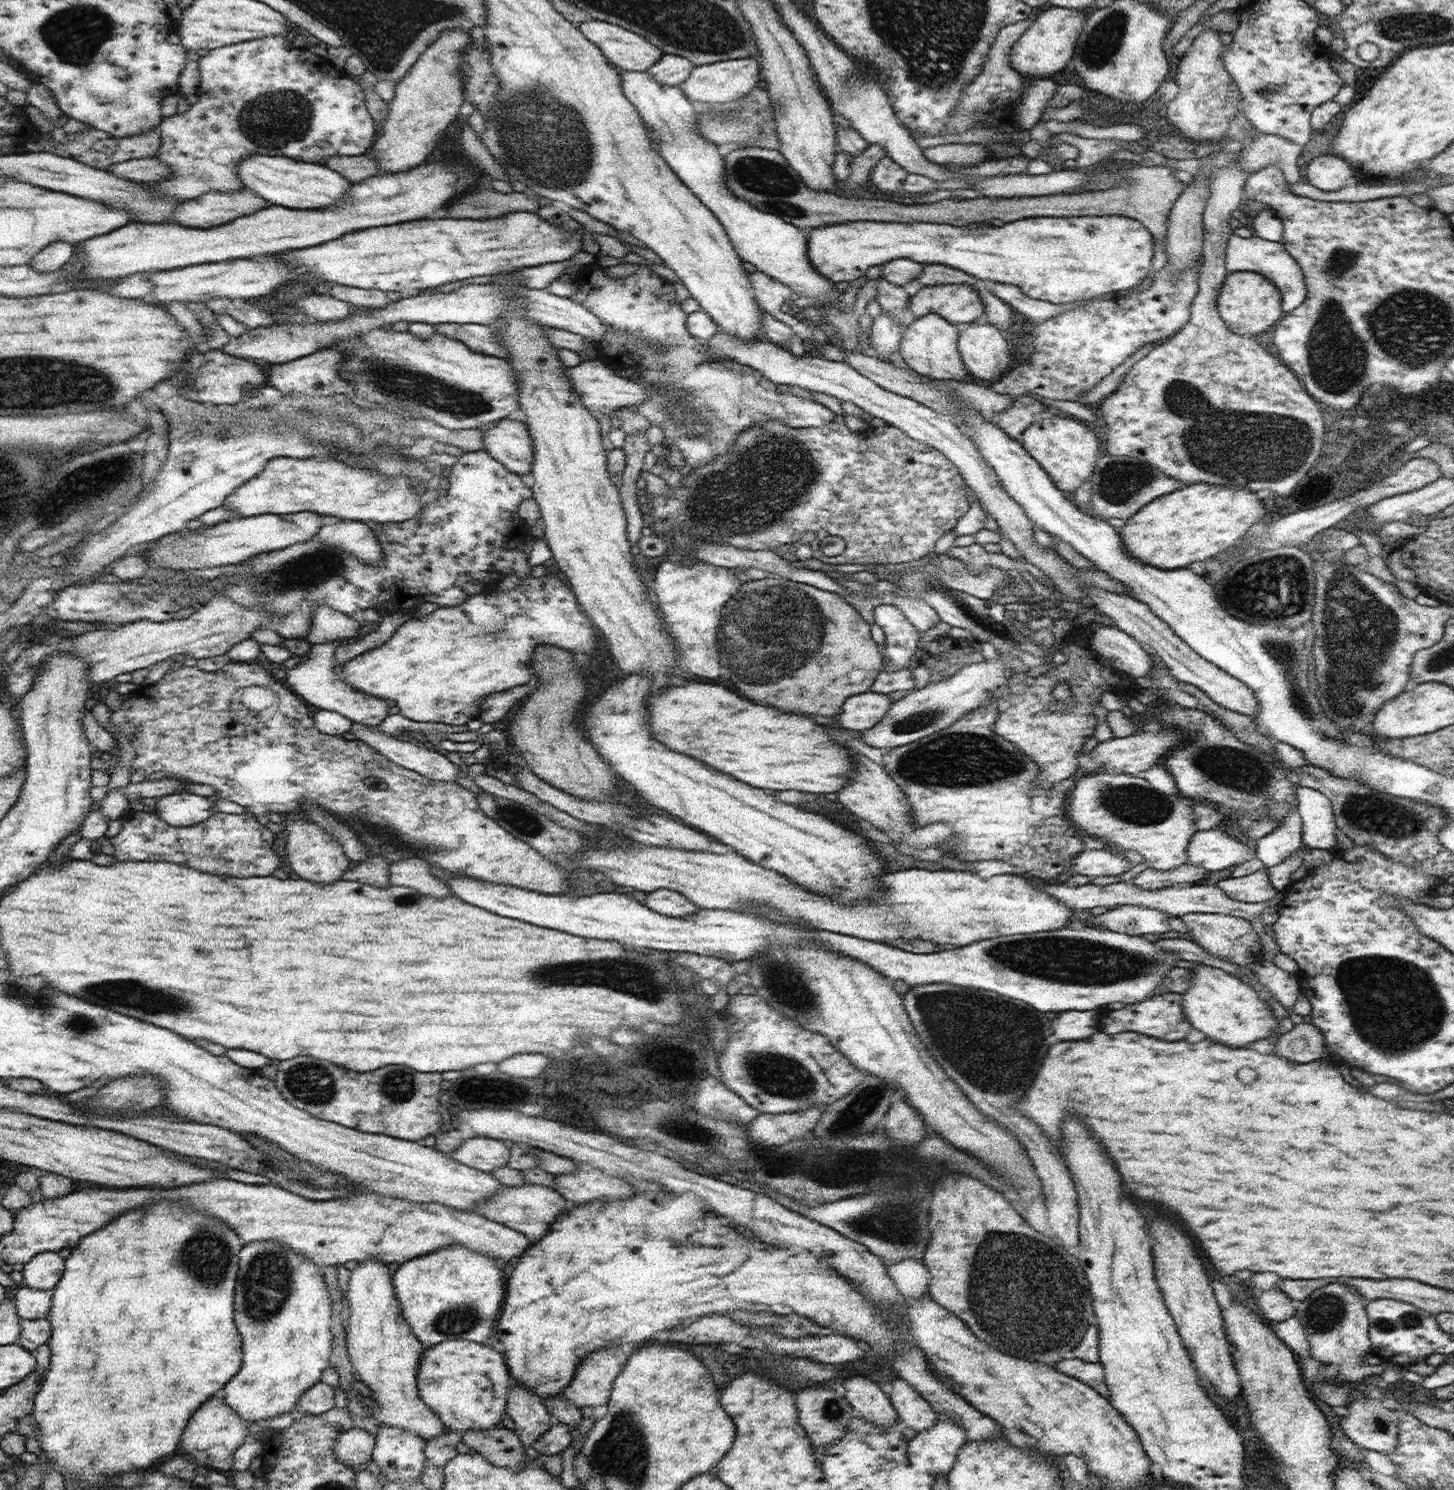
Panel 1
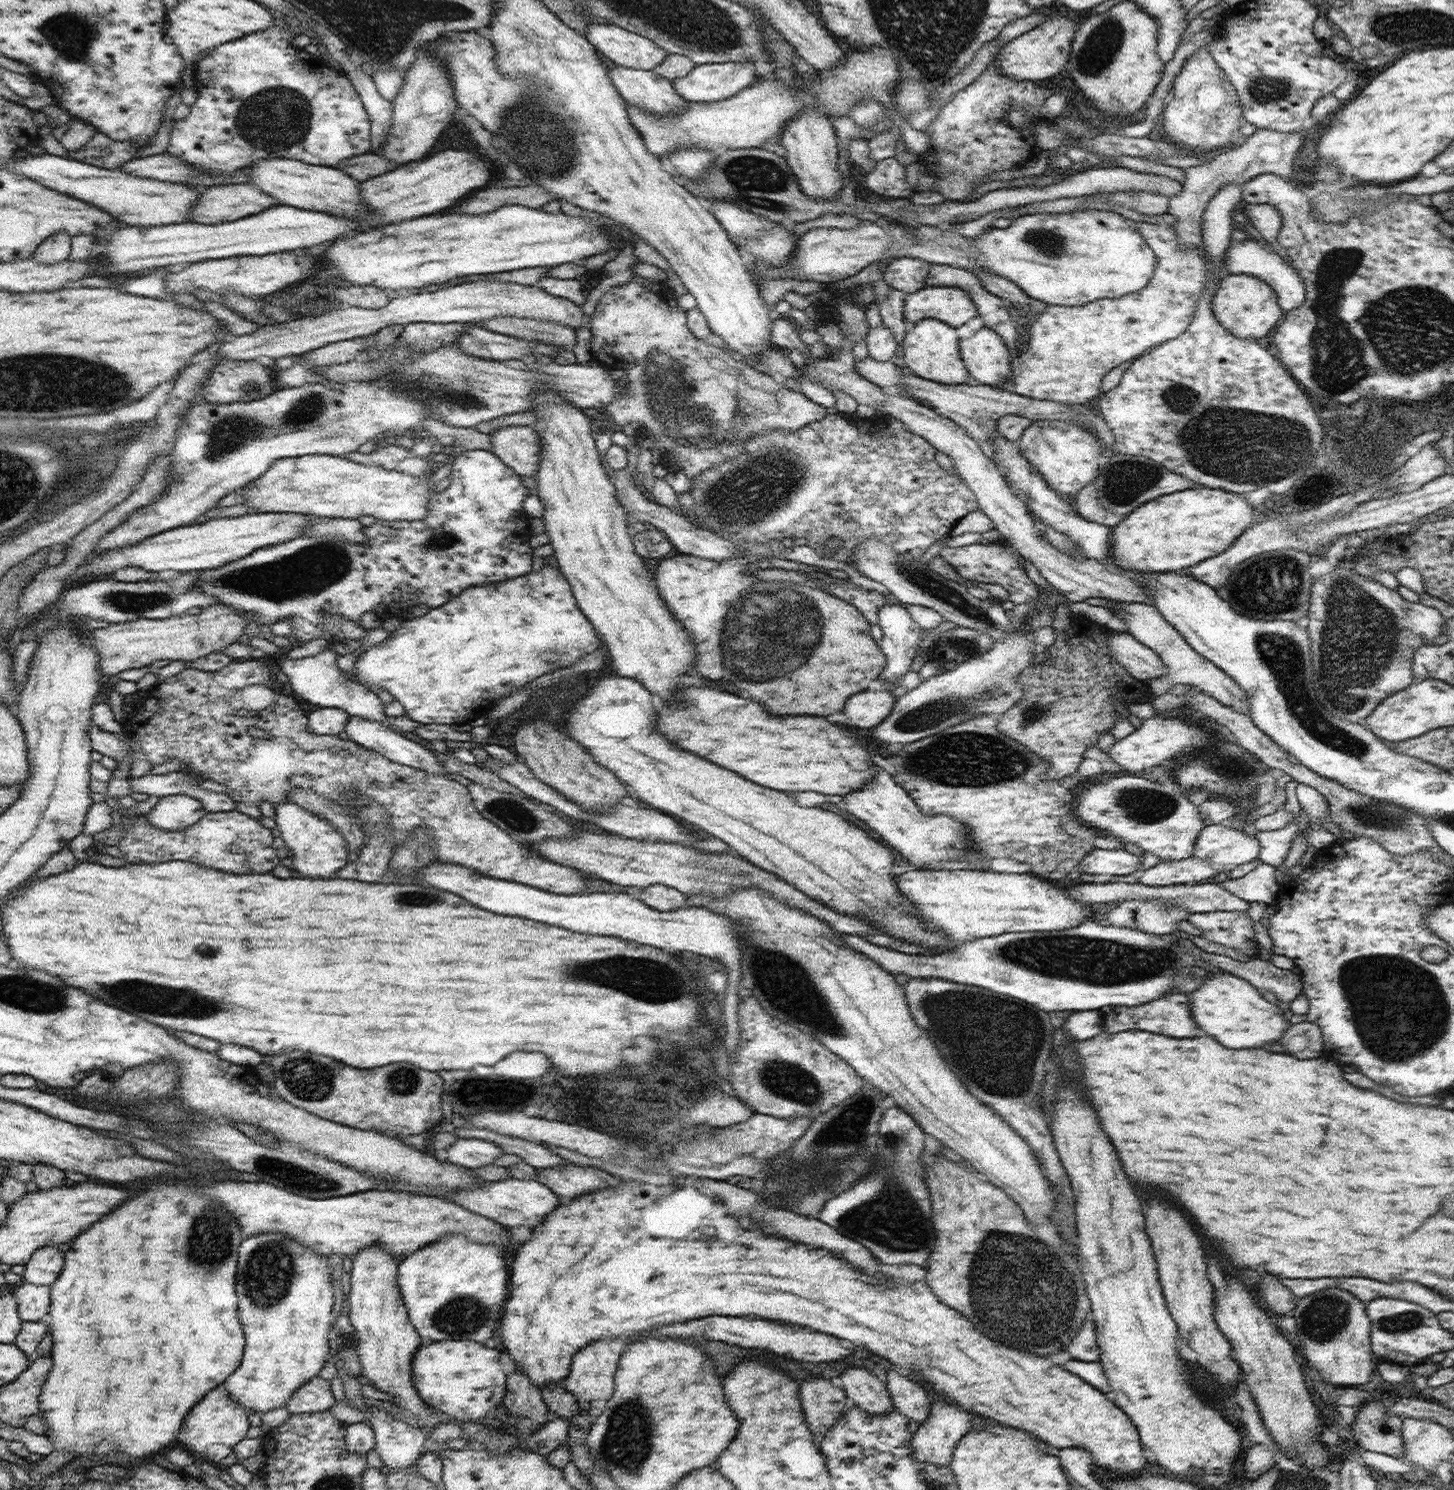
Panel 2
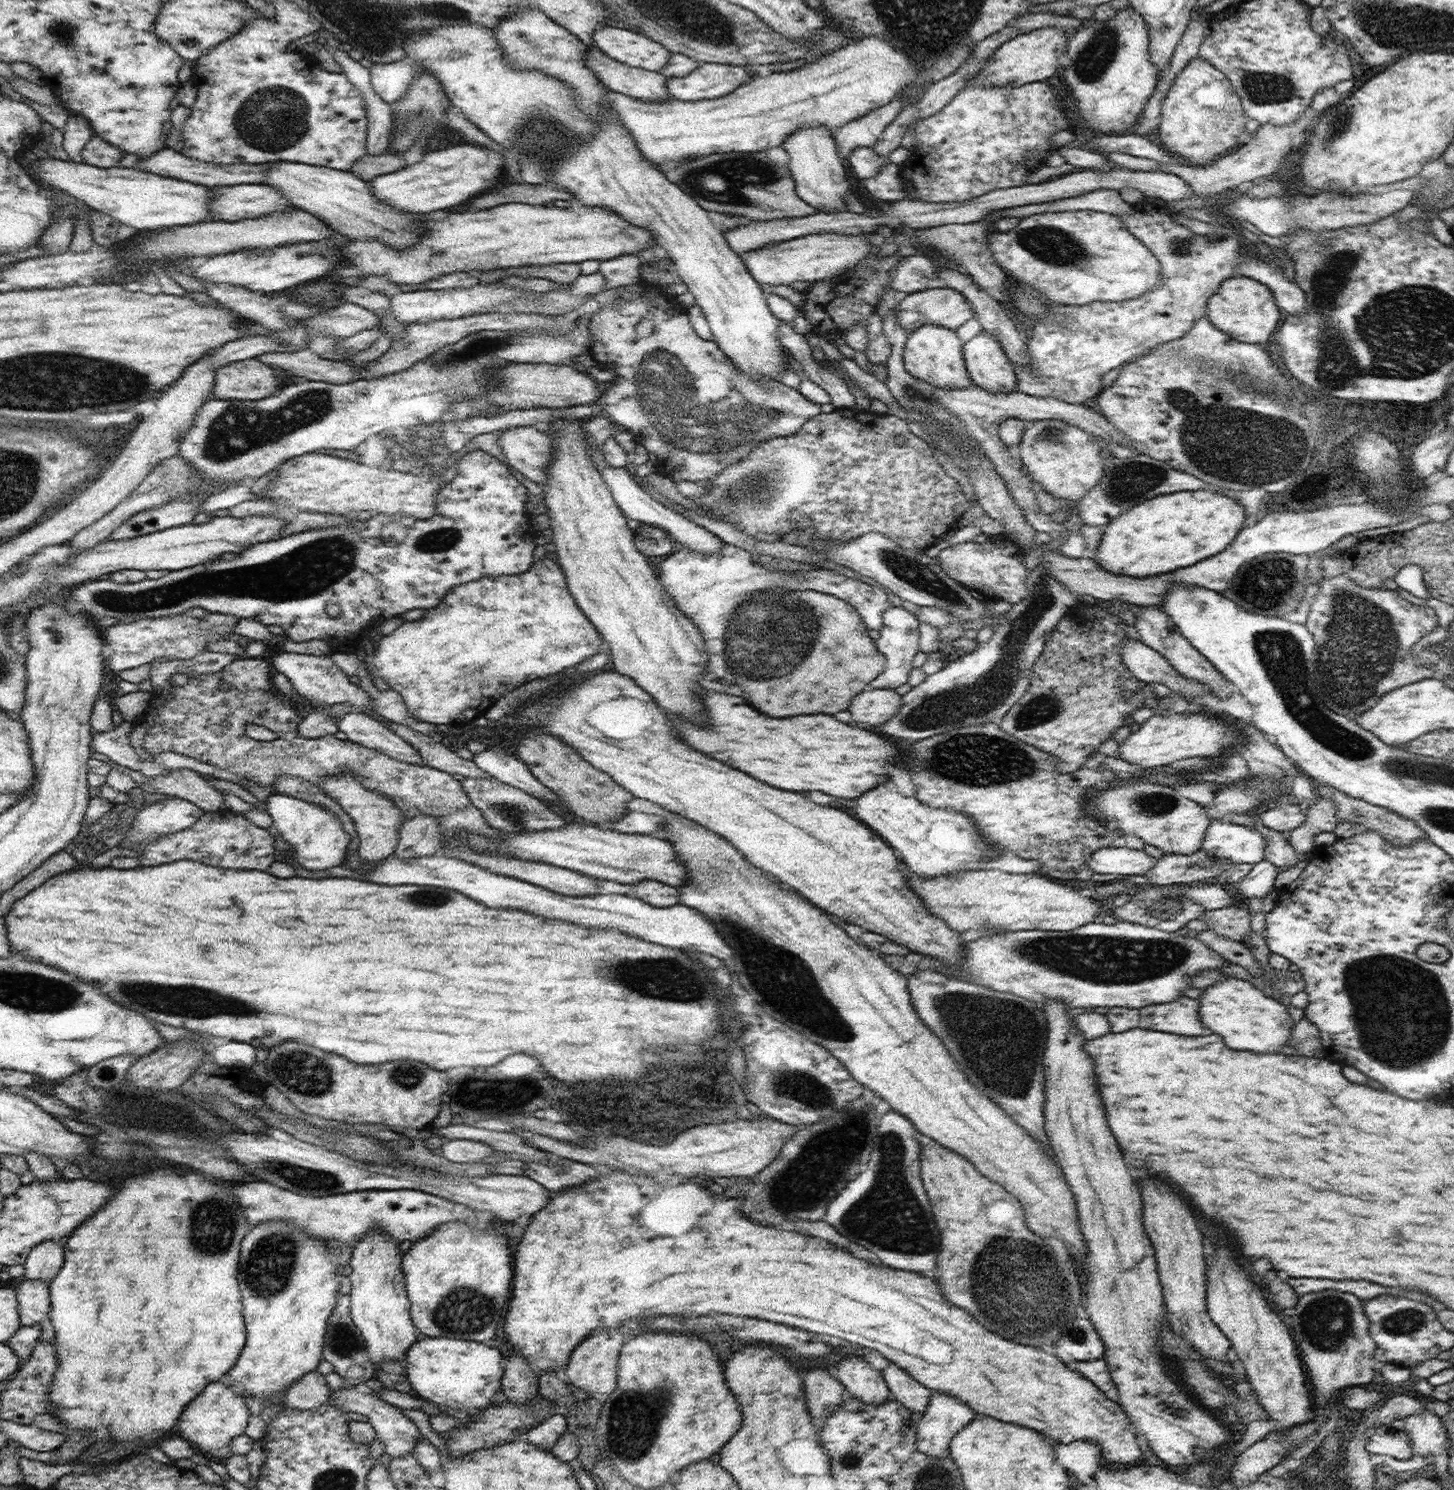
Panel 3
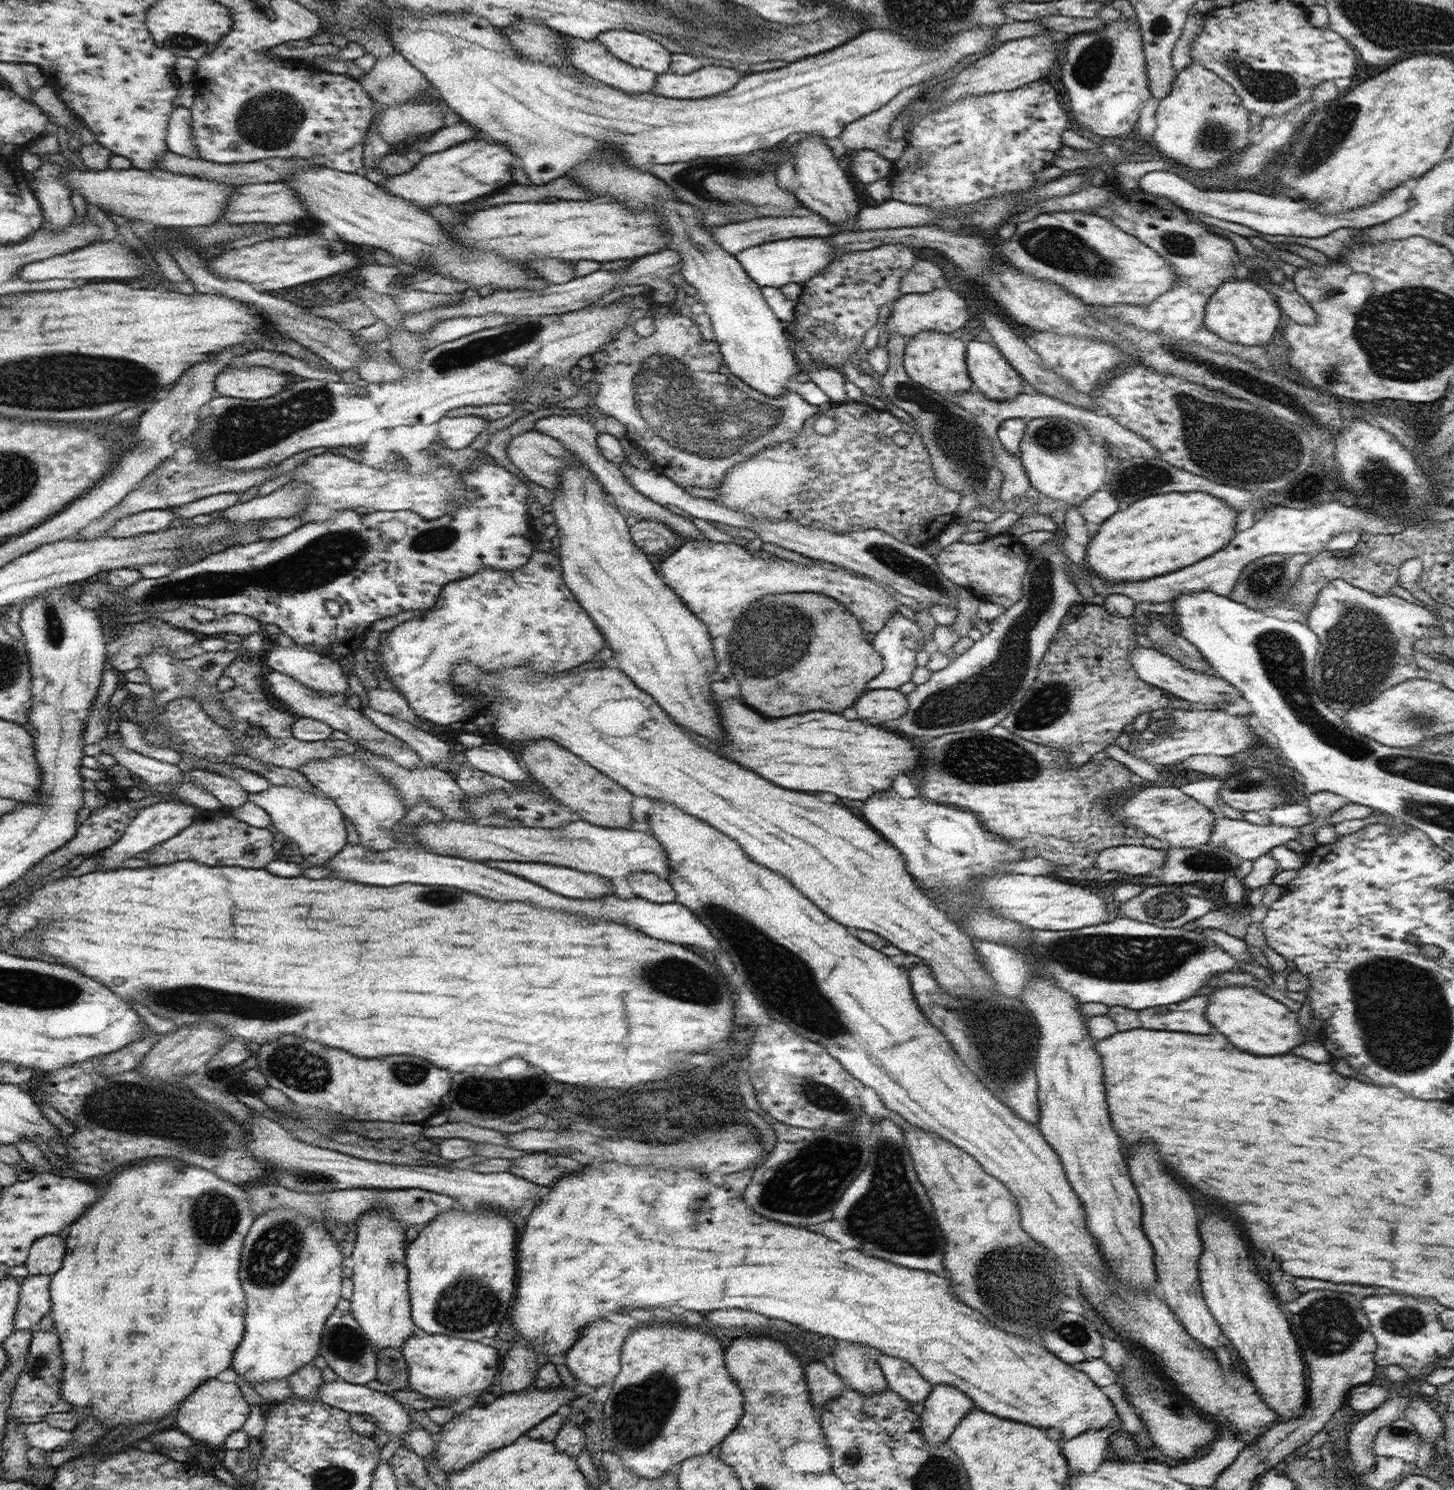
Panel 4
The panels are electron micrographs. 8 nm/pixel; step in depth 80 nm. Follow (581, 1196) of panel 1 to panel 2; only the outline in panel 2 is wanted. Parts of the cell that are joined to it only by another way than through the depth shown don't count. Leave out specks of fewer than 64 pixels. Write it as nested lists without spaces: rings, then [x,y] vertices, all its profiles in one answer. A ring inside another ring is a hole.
[[[569,1161],[562,1166],[535,1169],[537,1170],[537,1174],[534,1174],[535,1180],[548,1186],[559,1198],[559,1202],[572,1200],[587,1192],[620,1185],[620,1179],[614,1173],[595,1166],[576,1165]]]

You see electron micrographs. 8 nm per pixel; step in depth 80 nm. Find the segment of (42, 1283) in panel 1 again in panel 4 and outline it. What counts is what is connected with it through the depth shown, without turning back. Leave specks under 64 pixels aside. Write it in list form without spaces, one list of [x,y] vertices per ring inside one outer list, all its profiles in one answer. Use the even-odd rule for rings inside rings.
[[[47,1234],[33,1242],[25,1266],[29,1275],[52,1276],[62,1268],[66,1254],[65,1241],[57,1234]]]

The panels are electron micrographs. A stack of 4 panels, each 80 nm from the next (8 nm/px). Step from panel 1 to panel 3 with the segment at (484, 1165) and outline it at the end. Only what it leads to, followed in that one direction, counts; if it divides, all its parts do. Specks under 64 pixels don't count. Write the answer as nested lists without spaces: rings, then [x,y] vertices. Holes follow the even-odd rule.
[[[445,1138],[439,1153],[452,1162],[480,1164],[484,1158],[493,1156],[493,1148],[489,1144],[474,1140]]]

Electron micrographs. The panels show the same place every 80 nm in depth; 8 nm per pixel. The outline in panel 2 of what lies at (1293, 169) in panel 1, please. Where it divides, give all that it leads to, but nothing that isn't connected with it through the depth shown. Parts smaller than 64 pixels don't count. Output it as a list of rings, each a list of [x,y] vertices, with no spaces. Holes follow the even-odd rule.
[[[1257,129],[1251,137],[1243,139],[1244,144],[1233,152],[1220,156],[1210,156],[1206,160],[1194,161],[1191,167],[1184,168],[1185,179],[1178,195],[1170,197],[1169,213],[1176,219],[1176,234],[1183,246],[1201,246],[1203,244],[1203,212],[1224,183],[1244,184],[1260,173],[1274,173],[1283,179],[1290,179],[1292,162],[1296,159],[1298,148],[1302,144],[1305,130],[1294,133],[1282,133],[1270,129]]]

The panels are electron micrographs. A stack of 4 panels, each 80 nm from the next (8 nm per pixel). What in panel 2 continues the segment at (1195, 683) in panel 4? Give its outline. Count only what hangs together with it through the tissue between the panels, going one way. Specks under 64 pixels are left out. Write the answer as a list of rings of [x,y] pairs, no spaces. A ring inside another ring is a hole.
[[[1110,632],[1107,647],[1117,663],[1134,678],[1153,683],[1167,674],[1165,662],[1158,656],[1158,653],[1144,646],[1130,633]]]

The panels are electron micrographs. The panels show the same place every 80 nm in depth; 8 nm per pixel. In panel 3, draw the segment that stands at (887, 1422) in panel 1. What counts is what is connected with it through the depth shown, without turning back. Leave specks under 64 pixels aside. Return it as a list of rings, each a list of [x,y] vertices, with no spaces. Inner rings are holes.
[[[846,1357],[834,1370],[842,1386],[864,1404],[880,1404],[891,1396],[882,1372],[874,1369],[863,1357]]]

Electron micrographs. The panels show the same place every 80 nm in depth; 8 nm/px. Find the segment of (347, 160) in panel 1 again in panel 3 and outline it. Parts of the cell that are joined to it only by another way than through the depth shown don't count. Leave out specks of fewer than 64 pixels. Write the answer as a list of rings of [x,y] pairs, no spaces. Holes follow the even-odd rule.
[[[382,153],[379,155],[364,155],[359,158],[351,167],[350,172],[366,181],[383,174],[390,174],[404,168],[406,162],[403,155]]]

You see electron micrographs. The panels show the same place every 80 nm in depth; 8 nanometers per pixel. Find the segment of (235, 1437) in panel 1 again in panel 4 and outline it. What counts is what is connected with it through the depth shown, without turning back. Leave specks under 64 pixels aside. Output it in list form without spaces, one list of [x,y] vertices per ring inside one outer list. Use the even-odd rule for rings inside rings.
[[[211,1378],[186,1397],[176,1410],[174,1425],[193,1440],[204,1442],[216,1453],[224,1452],[225,1438],[243,1428],[251,1408],[244,1399],[240,1388],[234,1382],[222,1382]]]

